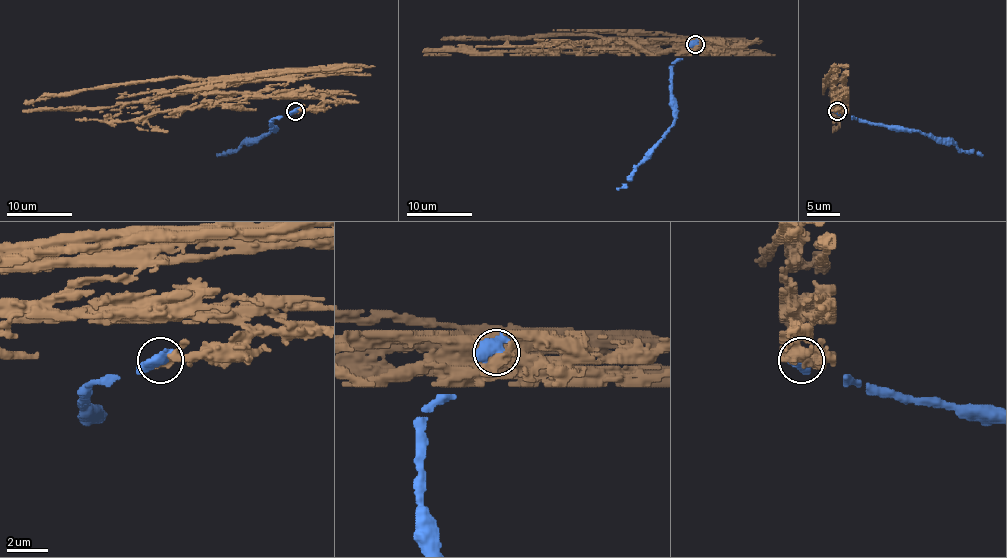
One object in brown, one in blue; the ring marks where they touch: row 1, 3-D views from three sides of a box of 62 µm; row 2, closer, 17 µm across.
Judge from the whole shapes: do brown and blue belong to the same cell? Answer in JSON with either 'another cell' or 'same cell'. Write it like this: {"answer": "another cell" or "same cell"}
{"answer": "another cell"}

